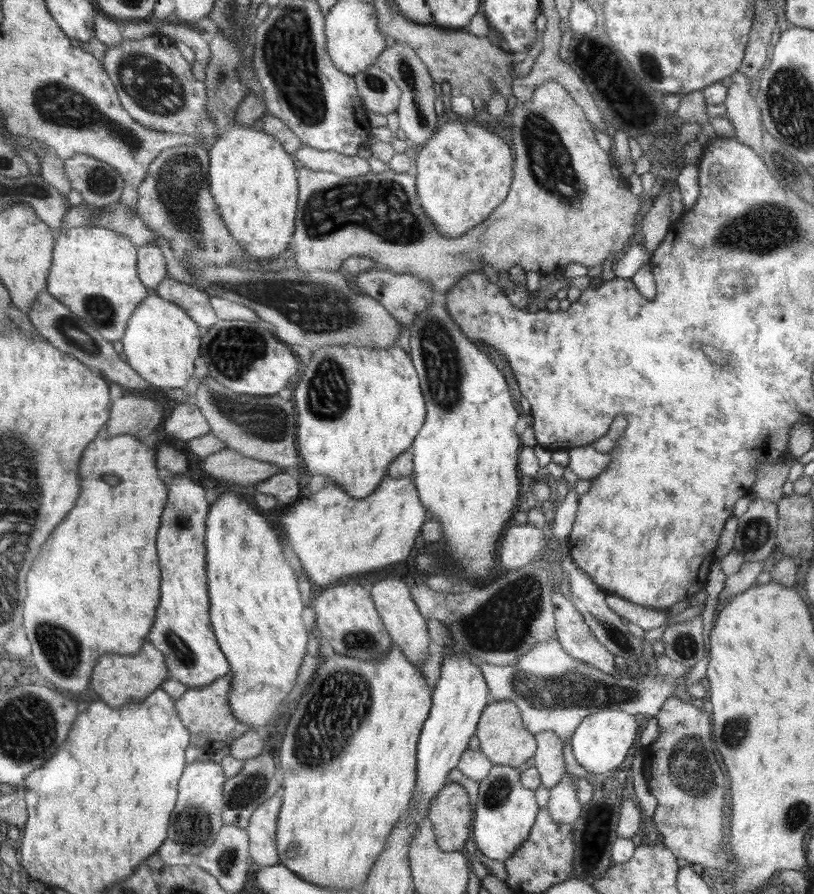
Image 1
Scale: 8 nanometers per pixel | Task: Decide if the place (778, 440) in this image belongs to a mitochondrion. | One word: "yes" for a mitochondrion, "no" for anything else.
no

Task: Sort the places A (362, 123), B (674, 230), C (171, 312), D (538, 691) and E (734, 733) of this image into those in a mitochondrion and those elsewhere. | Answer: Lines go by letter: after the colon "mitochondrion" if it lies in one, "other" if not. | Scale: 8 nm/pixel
A: other
B: other
C: other
D: mitochondrion
E: mitochondrion

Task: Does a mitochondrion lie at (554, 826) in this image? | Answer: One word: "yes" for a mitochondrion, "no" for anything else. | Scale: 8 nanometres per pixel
no

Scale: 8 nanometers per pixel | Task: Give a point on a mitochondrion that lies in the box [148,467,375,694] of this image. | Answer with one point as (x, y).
(185, 655)

